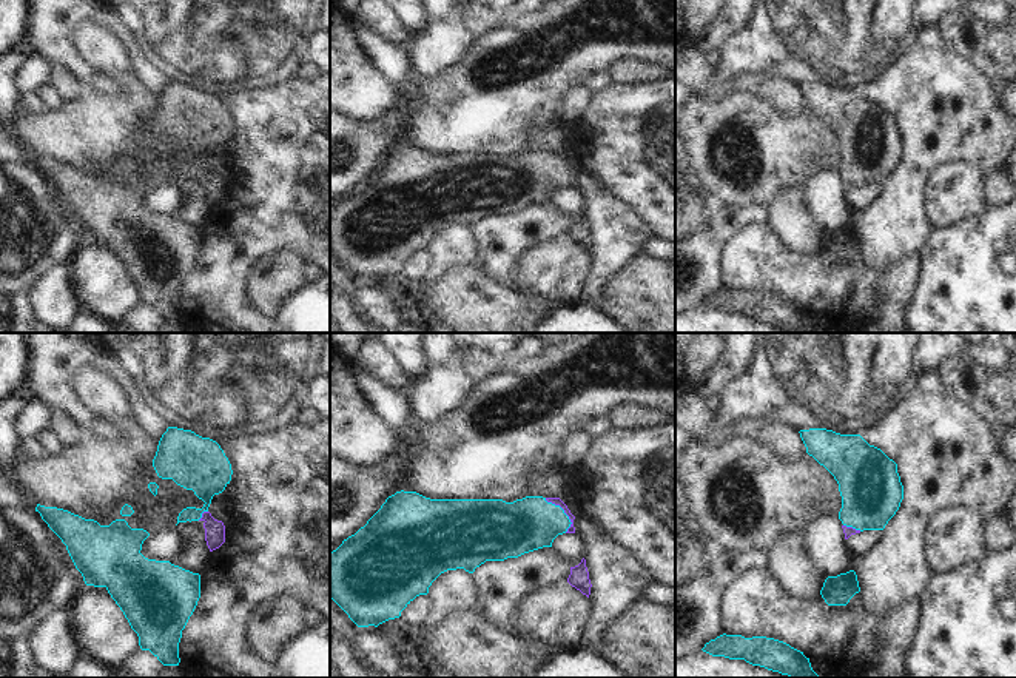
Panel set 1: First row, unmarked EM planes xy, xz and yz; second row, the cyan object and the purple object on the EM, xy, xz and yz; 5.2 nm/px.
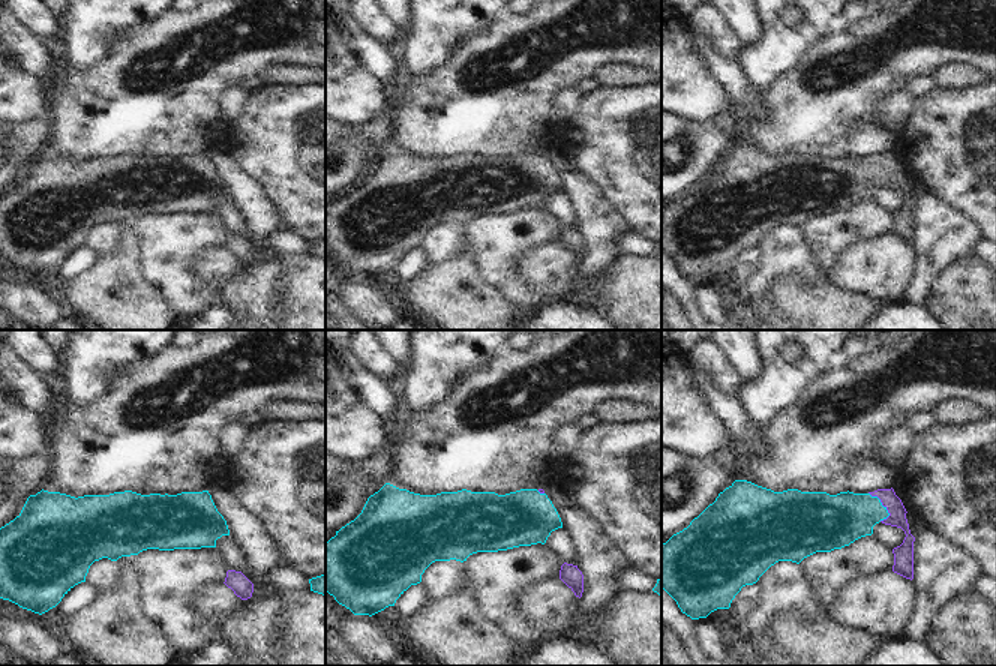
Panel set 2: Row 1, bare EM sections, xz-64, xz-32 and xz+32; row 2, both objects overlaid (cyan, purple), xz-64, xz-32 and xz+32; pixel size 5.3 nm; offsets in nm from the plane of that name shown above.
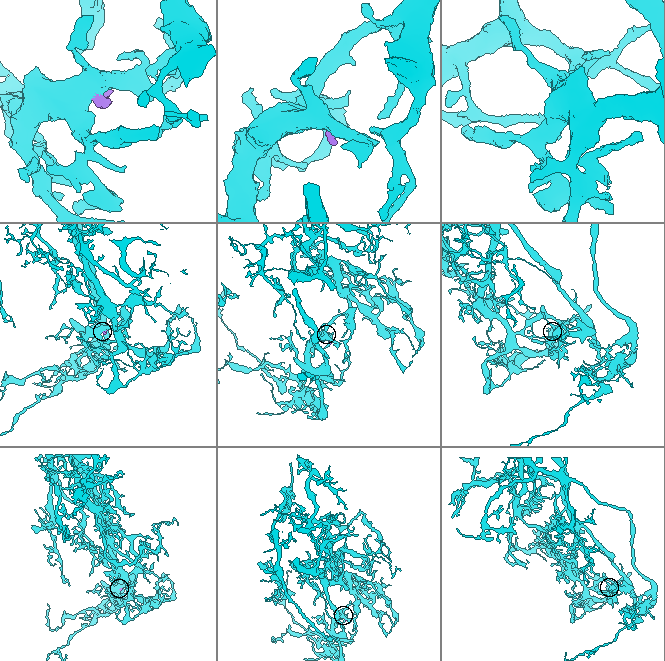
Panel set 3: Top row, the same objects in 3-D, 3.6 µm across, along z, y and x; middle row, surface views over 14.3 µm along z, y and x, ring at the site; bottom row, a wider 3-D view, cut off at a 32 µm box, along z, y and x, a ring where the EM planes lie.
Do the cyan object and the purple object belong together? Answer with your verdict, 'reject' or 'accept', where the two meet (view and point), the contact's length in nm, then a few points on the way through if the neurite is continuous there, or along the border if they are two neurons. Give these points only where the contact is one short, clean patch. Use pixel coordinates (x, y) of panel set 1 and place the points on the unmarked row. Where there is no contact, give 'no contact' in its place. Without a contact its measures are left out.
accept; contact xz (563, 167); length 220 nm; way xz (528, 179), (563, 167), (557, 156)

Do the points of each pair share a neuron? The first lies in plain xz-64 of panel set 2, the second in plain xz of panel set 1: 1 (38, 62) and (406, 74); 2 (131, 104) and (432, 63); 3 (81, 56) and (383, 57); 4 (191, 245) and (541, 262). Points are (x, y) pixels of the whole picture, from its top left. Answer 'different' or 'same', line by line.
1: same
2: different
3: different
4: different

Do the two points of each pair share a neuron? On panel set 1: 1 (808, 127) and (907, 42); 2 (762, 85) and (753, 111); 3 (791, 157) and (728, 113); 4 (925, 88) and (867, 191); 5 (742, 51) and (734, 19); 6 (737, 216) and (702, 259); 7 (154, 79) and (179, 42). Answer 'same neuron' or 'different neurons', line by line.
1: different neurons
2: different neurons
3: same neuron
4: different neurons
5: different neurons
6: same neuron
7: different neurons

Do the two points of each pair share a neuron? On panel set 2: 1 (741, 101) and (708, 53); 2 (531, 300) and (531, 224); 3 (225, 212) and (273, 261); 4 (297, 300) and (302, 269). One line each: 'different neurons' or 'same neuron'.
1: same neuron
2: same neuron
3: different neurons
4: same neuron

